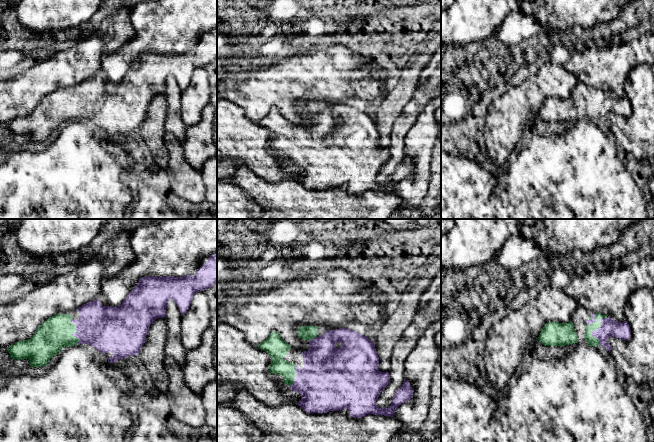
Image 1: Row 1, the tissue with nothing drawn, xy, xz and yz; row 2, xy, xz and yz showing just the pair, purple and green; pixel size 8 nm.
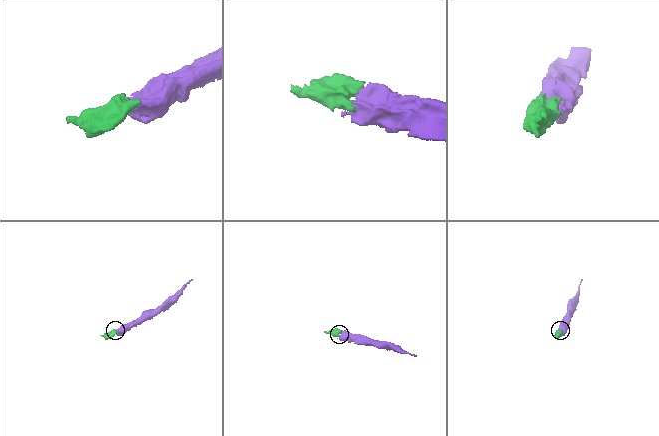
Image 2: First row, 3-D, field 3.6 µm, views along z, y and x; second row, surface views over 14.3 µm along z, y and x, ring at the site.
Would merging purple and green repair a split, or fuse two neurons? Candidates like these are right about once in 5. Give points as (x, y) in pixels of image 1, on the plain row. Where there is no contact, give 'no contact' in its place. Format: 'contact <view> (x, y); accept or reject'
contact yz (597, 104); accept

